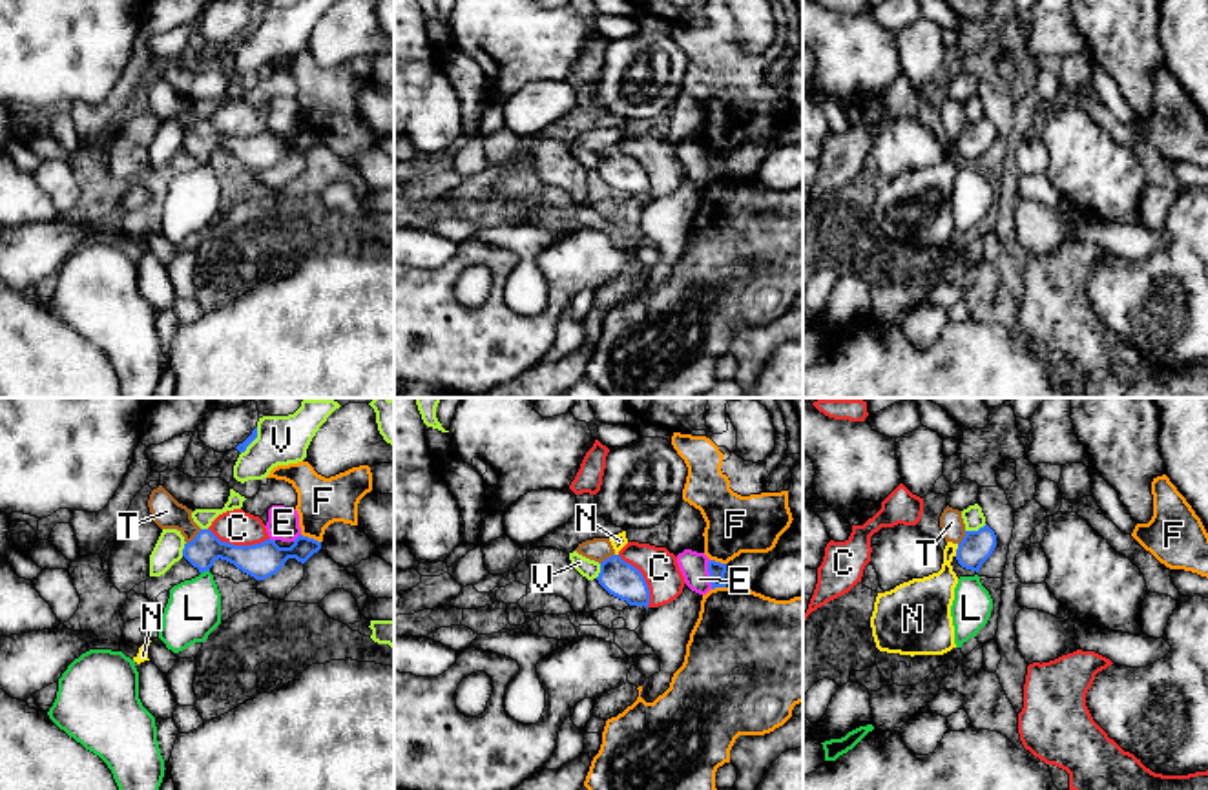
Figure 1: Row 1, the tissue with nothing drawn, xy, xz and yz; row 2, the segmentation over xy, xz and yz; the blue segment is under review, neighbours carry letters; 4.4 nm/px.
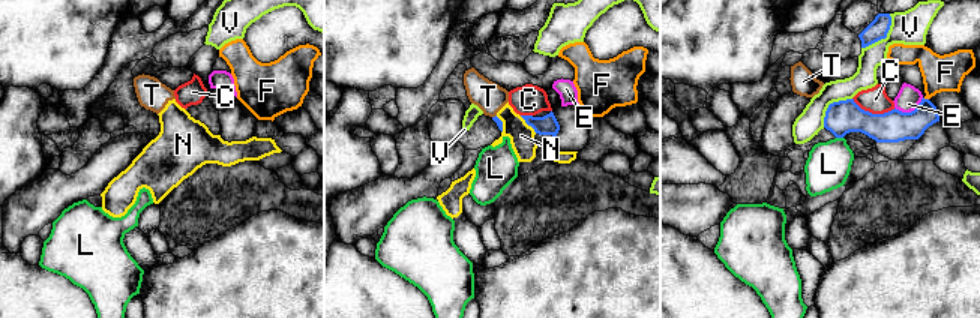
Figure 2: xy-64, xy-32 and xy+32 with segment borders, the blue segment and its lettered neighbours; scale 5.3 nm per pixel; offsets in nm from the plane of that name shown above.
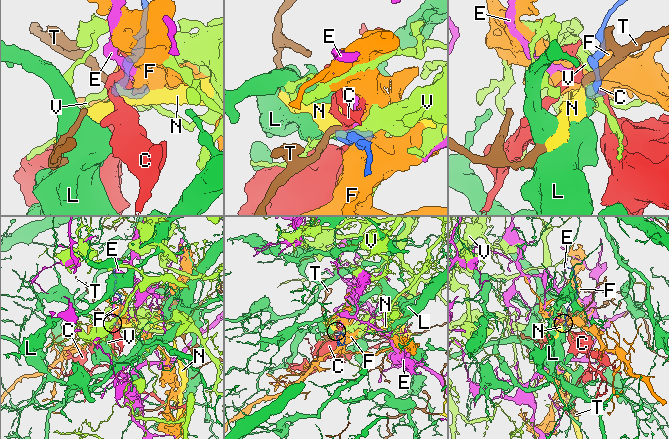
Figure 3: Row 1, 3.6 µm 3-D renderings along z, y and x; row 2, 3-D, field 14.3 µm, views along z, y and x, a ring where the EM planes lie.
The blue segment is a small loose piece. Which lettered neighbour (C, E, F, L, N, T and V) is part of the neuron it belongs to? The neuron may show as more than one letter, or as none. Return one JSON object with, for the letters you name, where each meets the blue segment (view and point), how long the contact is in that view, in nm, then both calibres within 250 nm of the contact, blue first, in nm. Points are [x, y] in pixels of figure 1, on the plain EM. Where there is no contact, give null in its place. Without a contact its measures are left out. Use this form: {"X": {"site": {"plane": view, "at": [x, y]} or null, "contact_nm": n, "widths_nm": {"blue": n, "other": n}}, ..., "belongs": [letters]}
{"L": {"site": {"plane": "xy", "at": [205, 161]}, "contact_nm": 40, "widths_nm": {"blue": 160, "other": 240}}, "belongs": ["L"]}

